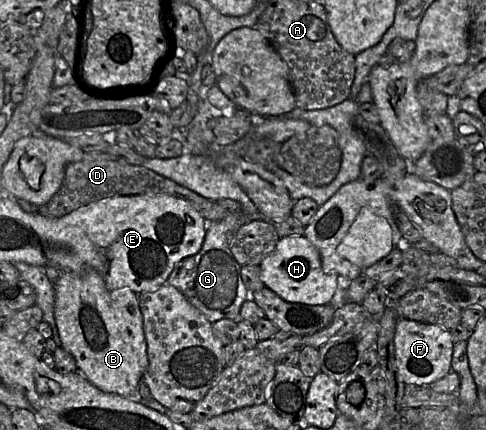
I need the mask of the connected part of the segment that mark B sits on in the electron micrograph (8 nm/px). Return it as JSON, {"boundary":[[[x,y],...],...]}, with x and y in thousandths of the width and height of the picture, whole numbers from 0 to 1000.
{"boundary":[[[185,626],[165,637],[126,630],[109,665],[111,737],[128,809],[152,830],[160,865],[210,912],[251,923],[282,912],[305,853],[284,684],[267,672],[220,672],[210,642]]]}

